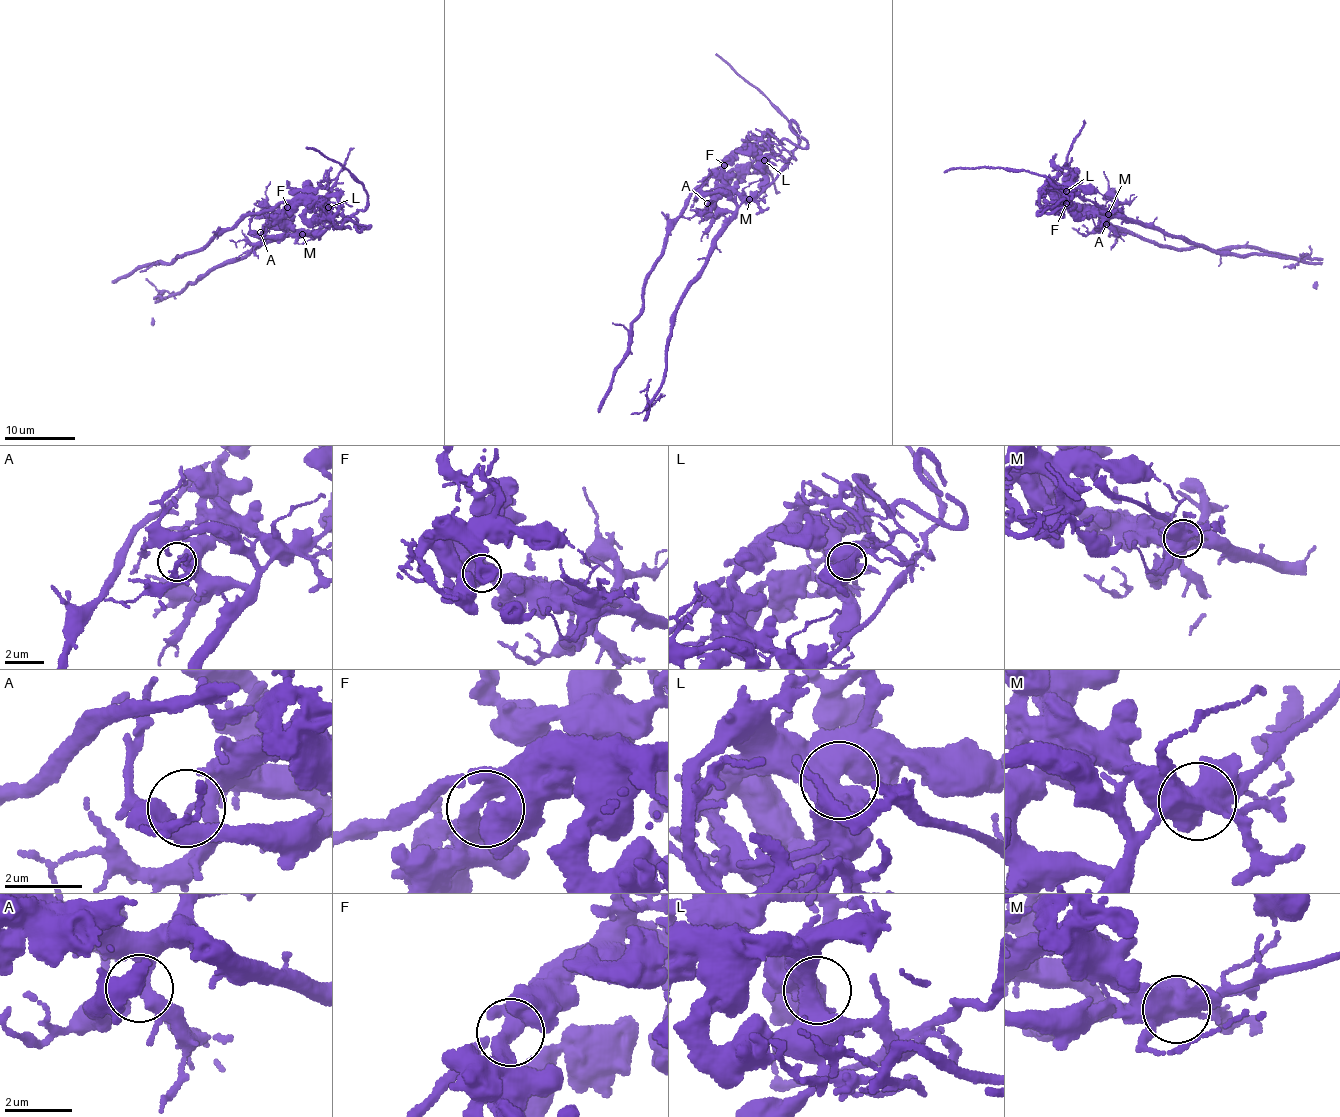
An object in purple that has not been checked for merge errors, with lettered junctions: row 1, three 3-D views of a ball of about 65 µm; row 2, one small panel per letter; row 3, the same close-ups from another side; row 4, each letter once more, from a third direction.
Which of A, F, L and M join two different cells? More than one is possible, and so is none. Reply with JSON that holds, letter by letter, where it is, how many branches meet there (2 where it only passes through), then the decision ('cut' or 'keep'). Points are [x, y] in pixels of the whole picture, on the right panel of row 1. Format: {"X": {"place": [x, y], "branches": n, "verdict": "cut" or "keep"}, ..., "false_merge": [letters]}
{"A": {"place": [1106, 224], "branches": 3, "verdict": "keep"}, "F": {"place": [1066, 203], "branches": 3, "verdict": "keep"}, "L": {"place": [1066, 191], "branches": 3, "verdict": "keep"}, "M": {"place": [1108, 214], "branches": 3, "verdict": "cut"}, "false_merge": ["M"]}

